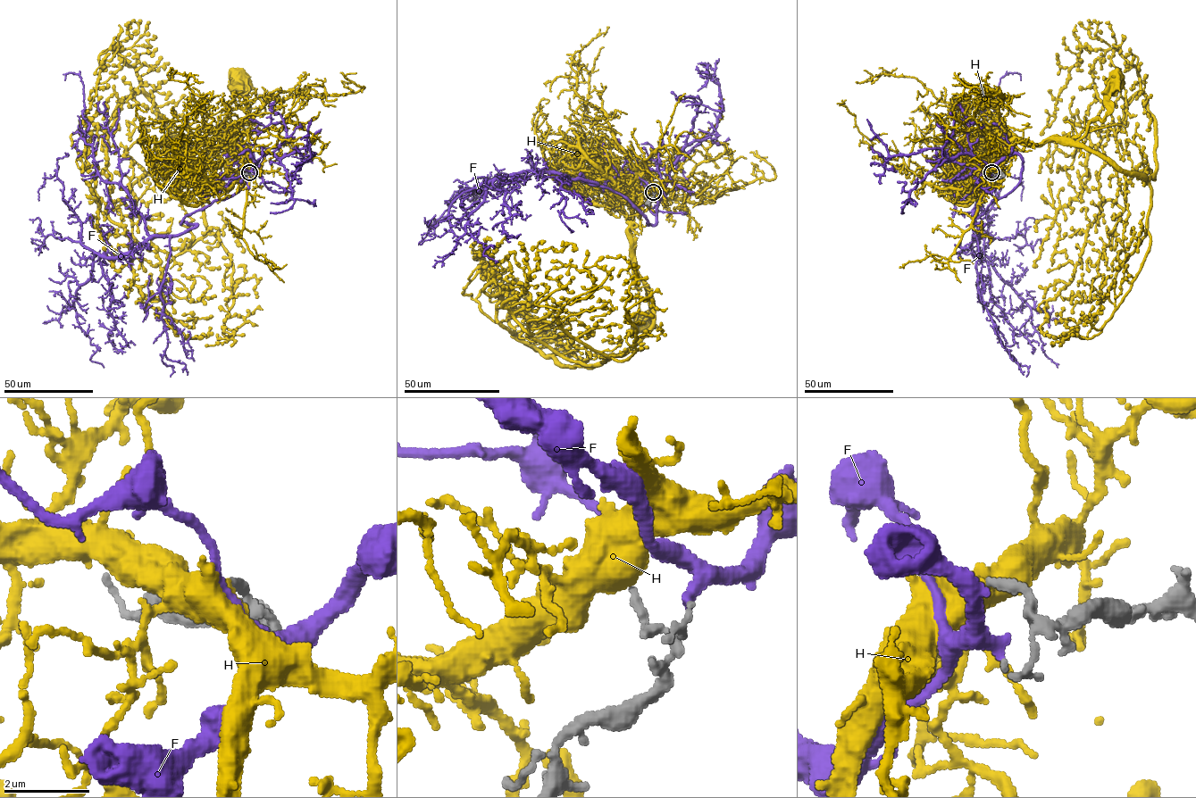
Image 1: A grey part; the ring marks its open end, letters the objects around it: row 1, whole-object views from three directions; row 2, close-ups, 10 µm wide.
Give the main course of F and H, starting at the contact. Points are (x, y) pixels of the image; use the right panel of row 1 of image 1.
F: (992, 176), (989, 168), (1019, 155), (1021, 180), (974, 220), (984, 225), (974, 235), (1000, 78), (1021, 79)
H: (991, 172), (995, 157), (1013, 141), (1078, 141), (1091, 121), (1105, 116), (1114, 79)

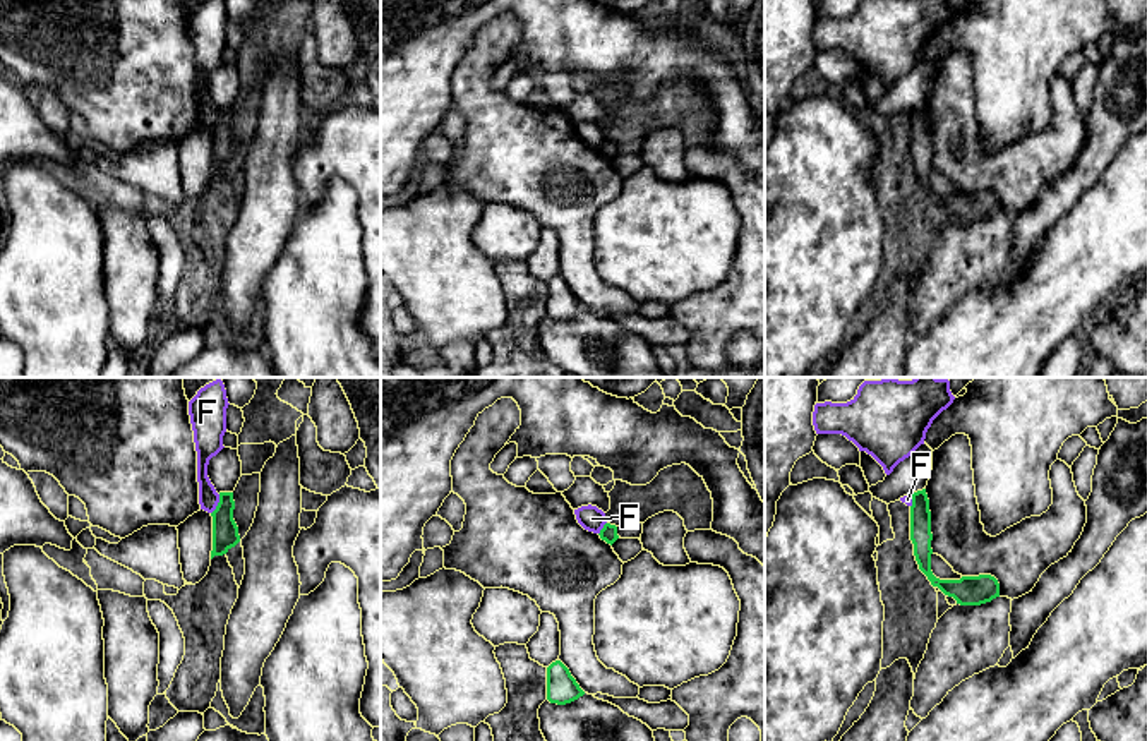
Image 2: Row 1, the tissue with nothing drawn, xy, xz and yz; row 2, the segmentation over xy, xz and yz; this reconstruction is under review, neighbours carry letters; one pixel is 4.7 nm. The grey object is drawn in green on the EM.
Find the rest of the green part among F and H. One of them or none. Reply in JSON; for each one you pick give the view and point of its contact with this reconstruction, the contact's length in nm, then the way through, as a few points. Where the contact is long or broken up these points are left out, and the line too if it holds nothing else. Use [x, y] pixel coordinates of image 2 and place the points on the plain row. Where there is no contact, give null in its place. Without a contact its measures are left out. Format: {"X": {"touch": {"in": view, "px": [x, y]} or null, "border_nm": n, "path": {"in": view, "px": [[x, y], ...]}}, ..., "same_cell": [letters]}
{"H": {"touch": null}, "same_cell": ["H"]}

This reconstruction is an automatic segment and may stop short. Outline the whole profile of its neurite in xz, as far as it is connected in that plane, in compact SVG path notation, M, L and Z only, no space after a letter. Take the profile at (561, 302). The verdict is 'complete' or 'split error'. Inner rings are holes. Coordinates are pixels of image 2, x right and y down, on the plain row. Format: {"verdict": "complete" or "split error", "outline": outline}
{"verdict": "complete", "outline": "M555 276L547 283L547 316L550 319L566 321L583 310L585 307L561 276Z"}

